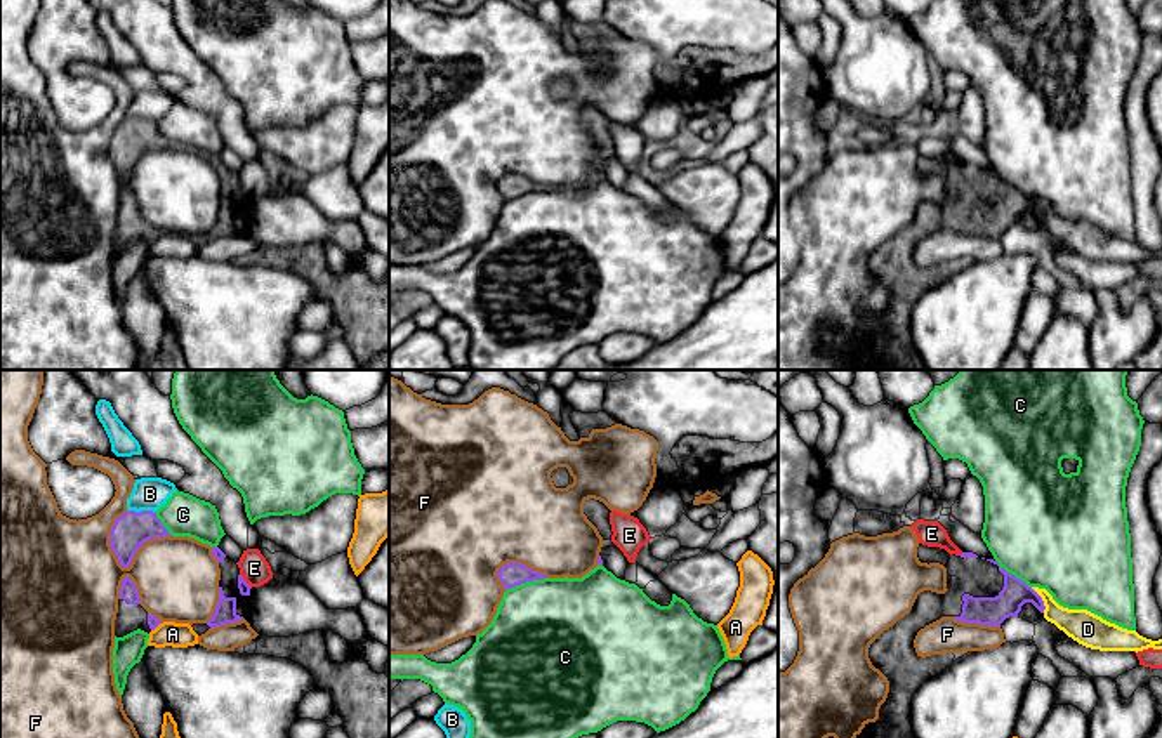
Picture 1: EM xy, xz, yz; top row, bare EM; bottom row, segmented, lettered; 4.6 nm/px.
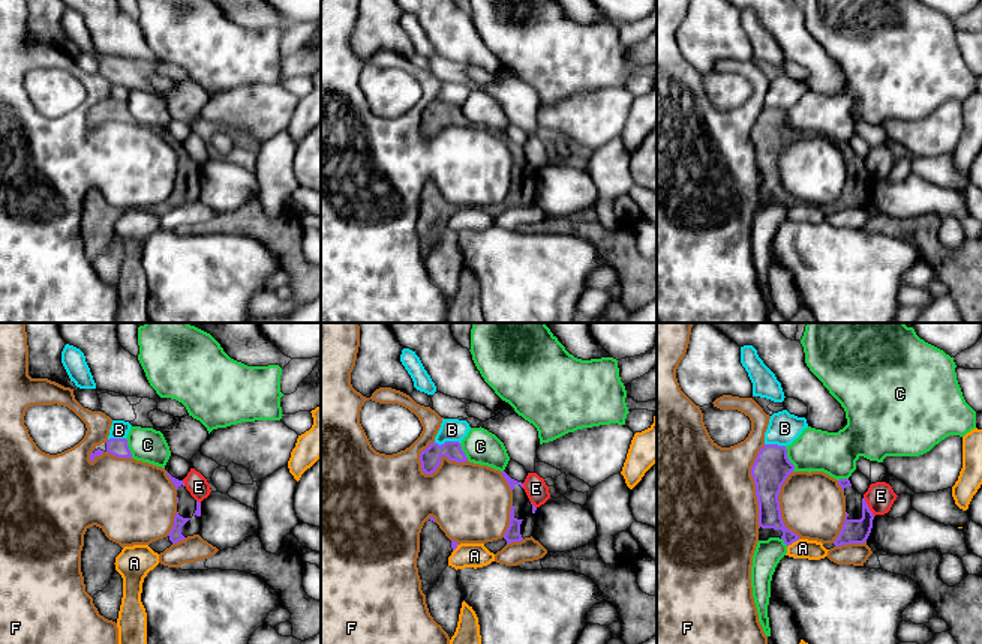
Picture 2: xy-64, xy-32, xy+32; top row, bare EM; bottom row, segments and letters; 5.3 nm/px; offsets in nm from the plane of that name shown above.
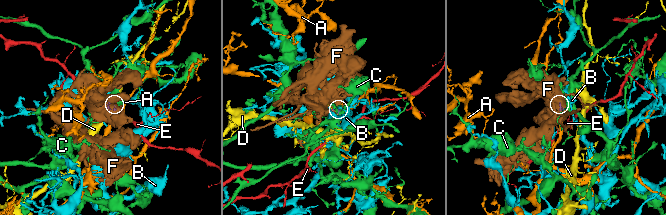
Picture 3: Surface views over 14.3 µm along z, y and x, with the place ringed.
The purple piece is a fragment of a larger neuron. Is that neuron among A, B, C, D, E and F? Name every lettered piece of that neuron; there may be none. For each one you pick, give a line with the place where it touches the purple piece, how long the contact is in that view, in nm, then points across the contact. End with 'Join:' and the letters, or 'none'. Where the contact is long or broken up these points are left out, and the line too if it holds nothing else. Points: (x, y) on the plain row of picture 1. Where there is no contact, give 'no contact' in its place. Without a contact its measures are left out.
Join: none

